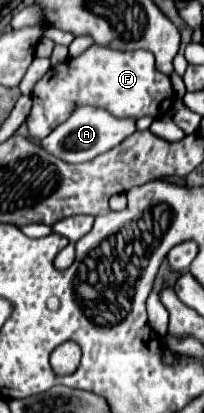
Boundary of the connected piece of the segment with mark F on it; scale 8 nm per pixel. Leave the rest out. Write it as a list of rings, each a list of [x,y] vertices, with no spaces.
[[[93,43],[79,57],[67,59],[65,63],[51,67],[35,83],[33,109],[31,109],[31,115],[27,119],[31,139],[33,141],[45,139],[57,125],[61,125],[61,121],[65,121],[71,115],[75,105],[101,107],[101,109],[107,109],[115,117],[135,117],[135,119],[139,119],[143,115],[151,115],[153,118],[159,118],[159,115],[165,115],[173,105],[173,87],[171,87],[171,79],[155,69],[153,53],[149,53],[149,51],[115,51],[115,49]]]

